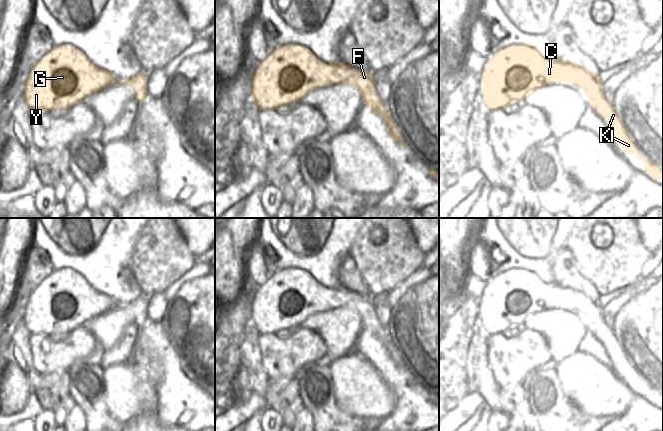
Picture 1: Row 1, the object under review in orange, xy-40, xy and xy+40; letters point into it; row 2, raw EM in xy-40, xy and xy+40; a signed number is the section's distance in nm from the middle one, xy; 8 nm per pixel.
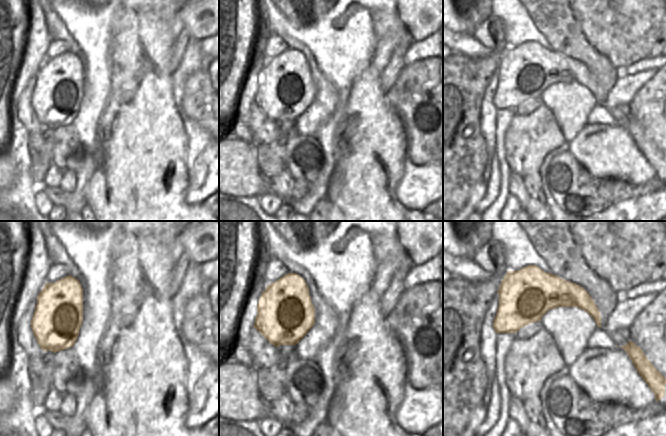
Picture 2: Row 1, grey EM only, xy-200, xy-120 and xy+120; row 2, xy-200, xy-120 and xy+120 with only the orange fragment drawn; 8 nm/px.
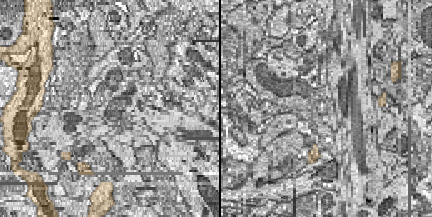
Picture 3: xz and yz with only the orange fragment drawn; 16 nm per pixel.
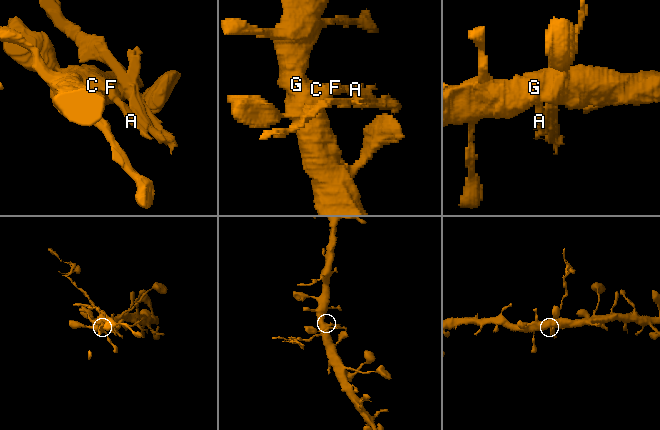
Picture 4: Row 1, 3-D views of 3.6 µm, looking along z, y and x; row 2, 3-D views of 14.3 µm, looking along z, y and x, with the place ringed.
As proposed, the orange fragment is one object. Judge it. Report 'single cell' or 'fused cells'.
fused cells

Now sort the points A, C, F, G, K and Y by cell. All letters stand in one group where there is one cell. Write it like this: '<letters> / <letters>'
A K / C F G Y

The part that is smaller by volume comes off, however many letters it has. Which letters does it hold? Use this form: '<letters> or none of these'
A, K

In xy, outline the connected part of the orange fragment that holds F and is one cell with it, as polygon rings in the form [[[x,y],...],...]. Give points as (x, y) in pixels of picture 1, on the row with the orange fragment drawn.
[[[286,44],[273,50],[257,67],[251,80],[251,99],[259,110],[277,110],[301,102],[310,92],[334,84],[354,86],[371,109],[383,104],[377,95],[375,81],[369,70],[358,70],[340,62],[326,64],[309,48],[300,44]]]

